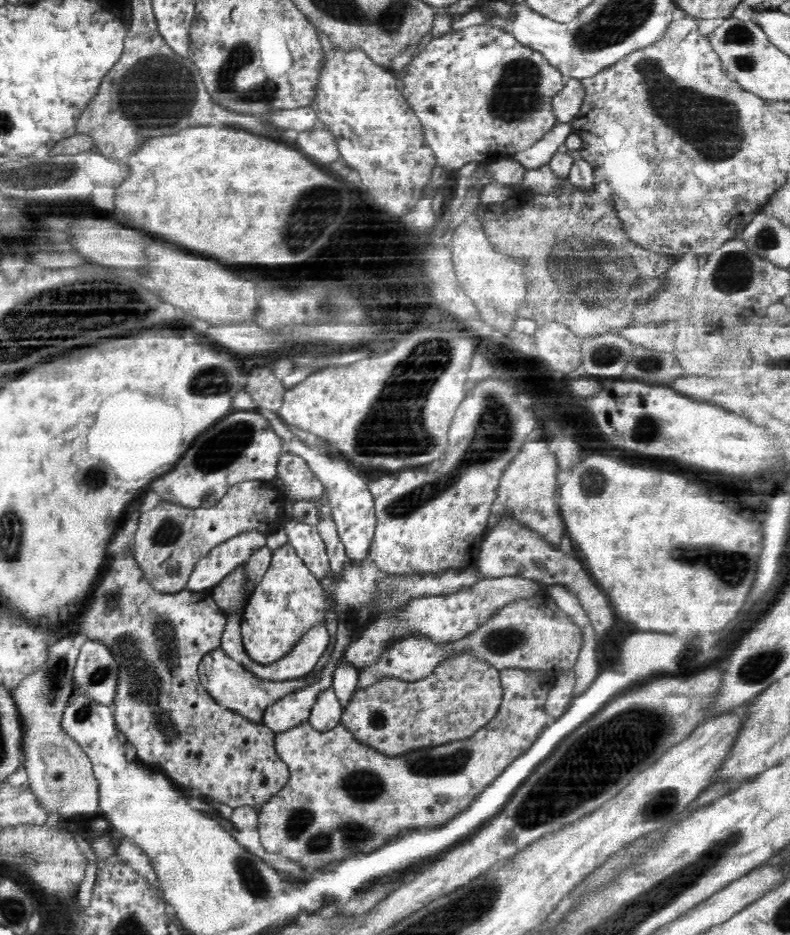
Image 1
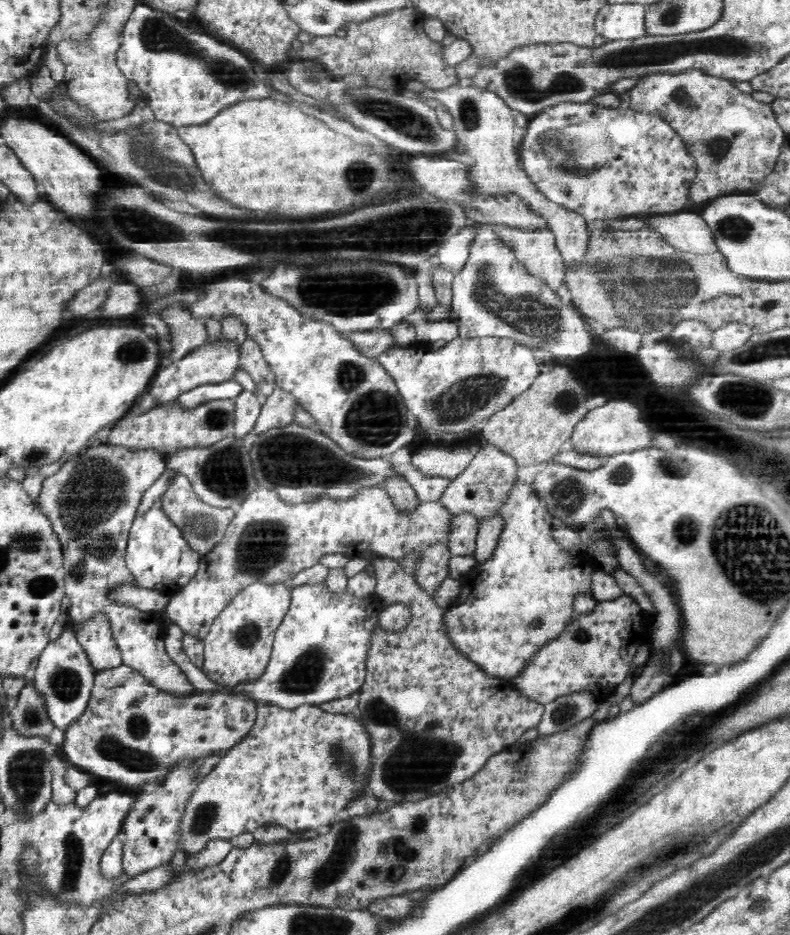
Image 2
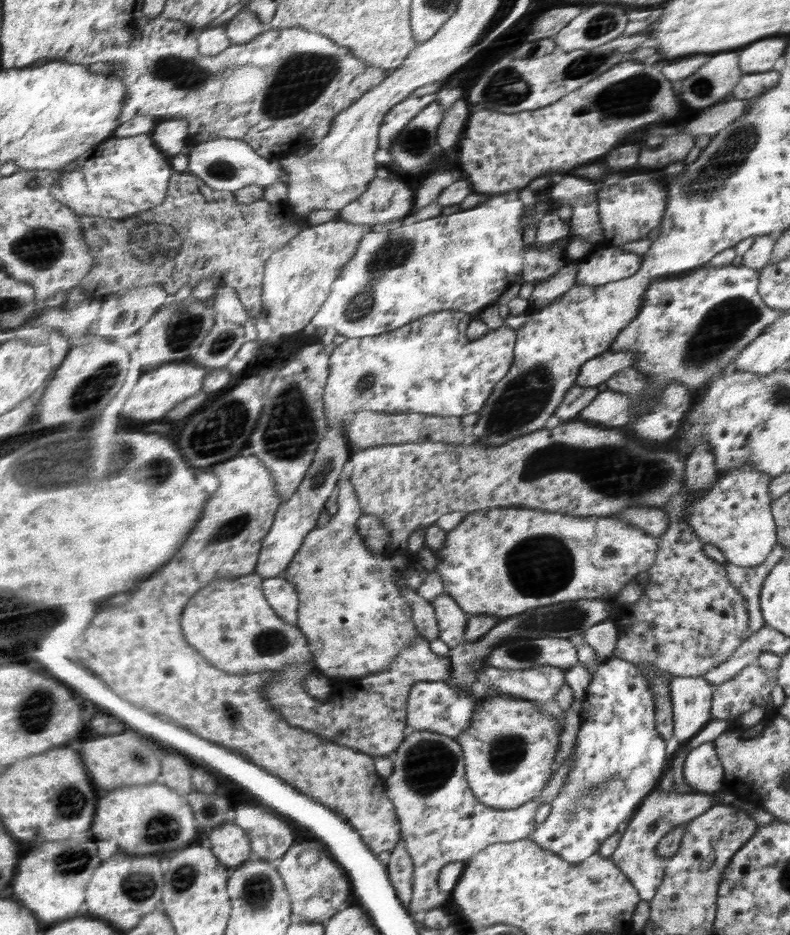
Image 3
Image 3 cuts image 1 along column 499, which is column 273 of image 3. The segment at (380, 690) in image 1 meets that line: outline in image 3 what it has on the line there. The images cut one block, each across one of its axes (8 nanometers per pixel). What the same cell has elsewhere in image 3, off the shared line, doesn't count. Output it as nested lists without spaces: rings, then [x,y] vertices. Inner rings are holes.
[[[417,636],[406,645],[390,666],[365,677],[355,679],[330,678],[330,697],[318,699],[300,686],[303,676],[318,673],[316,664],[310,661],[298,665],[286,665],[272,671],[272,679],[266,685],[266,698],[274,710],[280,710],[282,718],[290,726],[314,732],[316,736],[336,742],[340,746],[354,748],[372,757],[391,756],[405,740],[406,698],[418,682],[444,681],[450,677],[452,661],[450,657],[434,653],[424,636]]]

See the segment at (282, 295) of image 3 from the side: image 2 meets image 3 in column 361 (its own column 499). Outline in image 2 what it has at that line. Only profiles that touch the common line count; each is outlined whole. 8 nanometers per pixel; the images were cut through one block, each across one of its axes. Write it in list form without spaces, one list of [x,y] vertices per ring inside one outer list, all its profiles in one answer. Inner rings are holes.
[[[506,225],[494,226],[504,243],[514,247],[516,260],[529,274],[540,276],[554,293],[564,278],[564,259],[549,229],[526,230]]]

